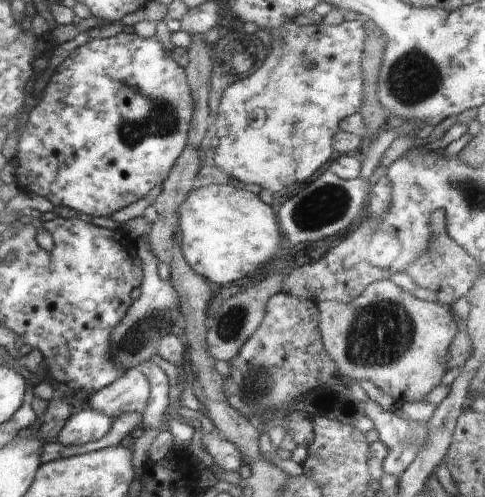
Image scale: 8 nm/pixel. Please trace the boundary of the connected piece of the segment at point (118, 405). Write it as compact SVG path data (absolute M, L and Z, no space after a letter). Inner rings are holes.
M138 368L128 369L114 383L98 390L90 398L92 410L98 411L114 418L126 412L138 412L140 414L146 409L149 400L149 383Z

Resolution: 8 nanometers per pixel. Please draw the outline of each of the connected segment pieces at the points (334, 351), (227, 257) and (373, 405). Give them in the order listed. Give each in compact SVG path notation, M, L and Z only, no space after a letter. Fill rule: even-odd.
M389 279L372 281L353 302L324 300L316 304L321 342L338 372L358 382L366 378L374 383L386 396L394 400L395 409L422 401L442 381L446 372L444 358L446 359L452 340L459 332L457 318L453 316L449 306L444 306L436 300L418 299Z
M210 185L204 188L192 188L177 214L182 236L180 248L187 264L194 272L212 283L216 290L223 289L232 282L260 271L264 264L276 257L281 238L277 216L268 204L260 200L258 195L248 192L242 185Z
M371 399L362 402L362 410L363 415L374 423L381 444L387 447L383 472L400 479L426 441L427 422L403 420Z

